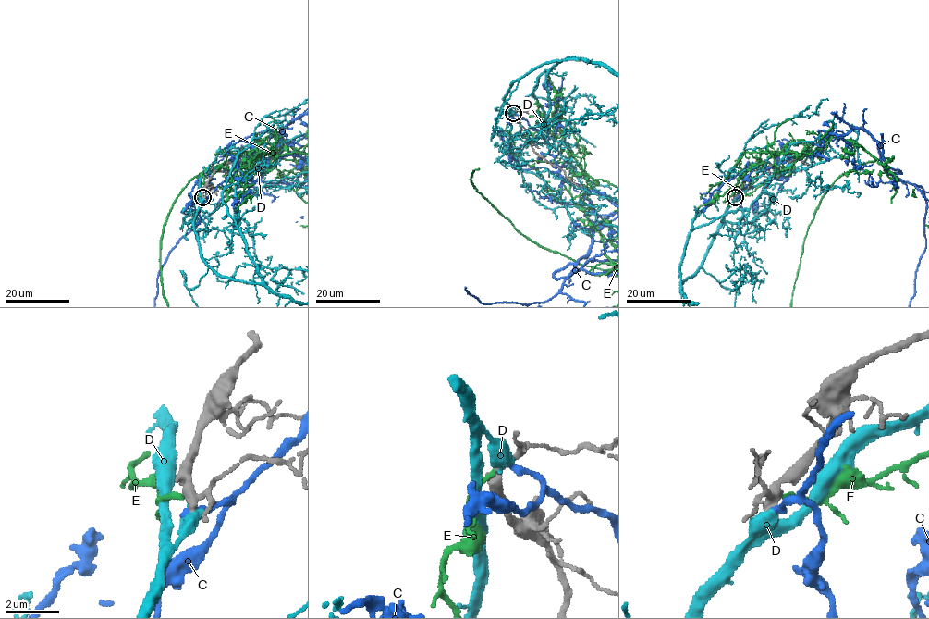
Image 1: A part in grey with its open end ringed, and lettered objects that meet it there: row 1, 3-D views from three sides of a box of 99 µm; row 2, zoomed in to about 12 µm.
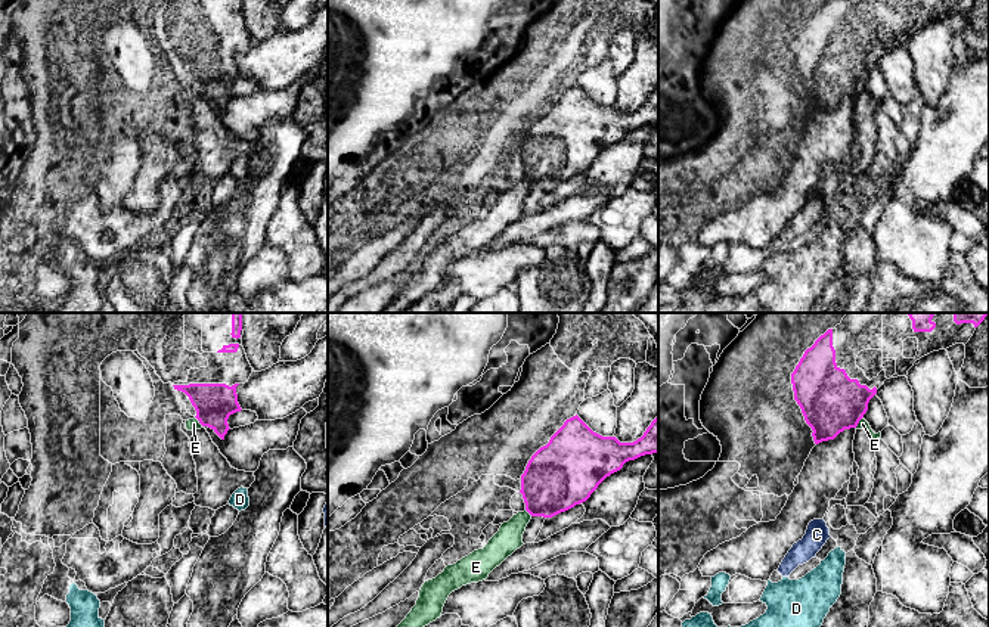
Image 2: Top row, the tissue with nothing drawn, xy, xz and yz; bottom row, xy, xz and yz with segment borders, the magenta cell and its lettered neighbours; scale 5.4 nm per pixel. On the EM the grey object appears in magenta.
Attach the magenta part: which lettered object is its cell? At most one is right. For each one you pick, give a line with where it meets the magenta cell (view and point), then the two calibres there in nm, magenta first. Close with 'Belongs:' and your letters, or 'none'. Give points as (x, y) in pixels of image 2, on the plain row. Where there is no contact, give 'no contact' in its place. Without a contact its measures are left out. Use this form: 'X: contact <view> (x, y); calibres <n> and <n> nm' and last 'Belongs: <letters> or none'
Belongs: none

